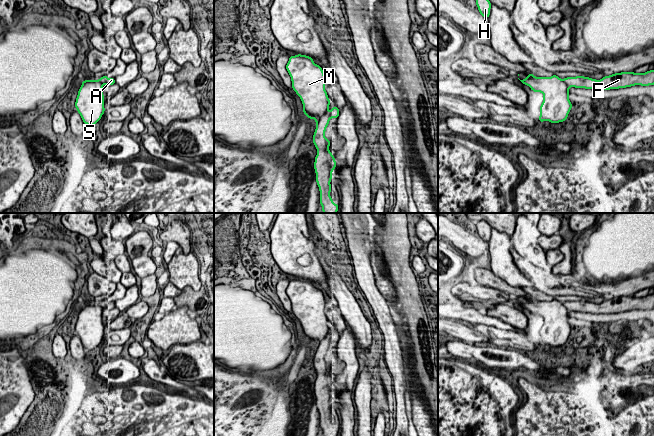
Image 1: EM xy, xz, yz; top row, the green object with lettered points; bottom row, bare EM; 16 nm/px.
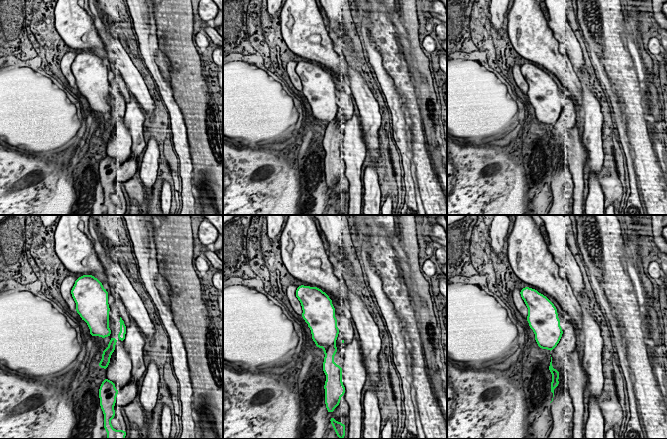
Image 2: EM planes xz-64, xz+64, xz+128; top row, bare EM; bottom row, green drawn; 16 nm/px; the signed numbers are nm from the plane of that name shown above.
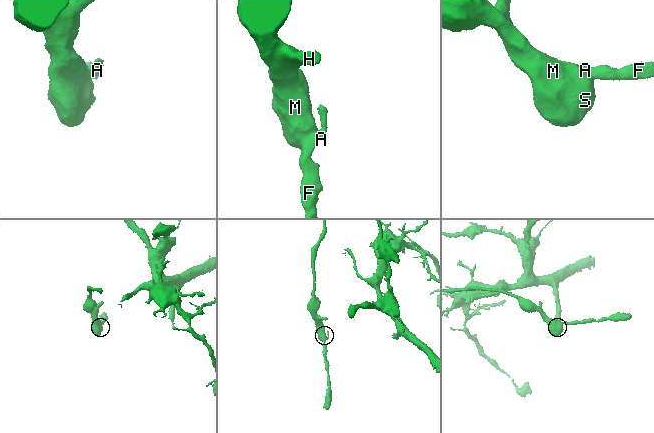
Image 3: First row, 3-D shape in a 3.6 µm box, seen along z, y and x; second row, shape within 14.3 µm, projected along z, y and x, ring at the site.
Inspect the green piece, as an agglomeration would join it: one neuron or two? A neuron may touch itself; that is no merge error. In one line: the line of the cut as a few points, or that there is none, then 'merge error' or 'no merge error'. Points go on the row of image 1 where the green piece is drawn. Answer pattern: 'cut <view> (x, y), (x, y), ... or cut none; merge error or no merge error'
cut xz (327, 110), (316, 120); merge error

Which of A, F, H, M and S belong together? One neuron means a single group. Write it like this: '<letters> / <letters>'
A F / H M S

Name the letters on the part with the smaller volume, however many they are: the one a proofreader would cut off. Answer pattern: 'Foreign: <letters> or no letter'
Foreign: A, F

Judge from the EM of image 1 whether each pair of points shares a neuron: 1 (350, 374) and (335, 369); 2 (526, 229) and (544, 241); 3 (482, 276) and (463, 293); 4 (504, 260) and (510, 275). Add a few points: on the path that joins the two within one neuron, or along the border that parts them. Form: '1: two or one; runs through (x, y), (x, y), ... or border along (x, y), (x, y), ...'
1: two; border along (336, 351), (344, 367), (334, 380)
2: two; border along (541, 234), (537, 239), (537, 243)
3: two; border along (480, 284), (502, 291)
4: one; runs through (504, 264), (507, 271)

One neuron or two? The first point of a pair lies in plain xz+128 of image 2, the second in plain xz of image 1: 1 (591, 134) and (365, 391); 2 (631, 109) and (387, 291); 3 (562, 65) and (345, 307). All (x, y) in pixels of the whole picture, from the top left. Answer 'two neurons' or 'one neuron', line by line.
1: two neurons
2: one neuron
3: two neurons

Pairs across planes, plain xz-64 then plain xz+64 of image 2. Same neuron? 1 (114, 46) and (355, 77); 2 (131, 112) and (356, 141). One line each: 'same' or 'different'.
1: same
2: same

